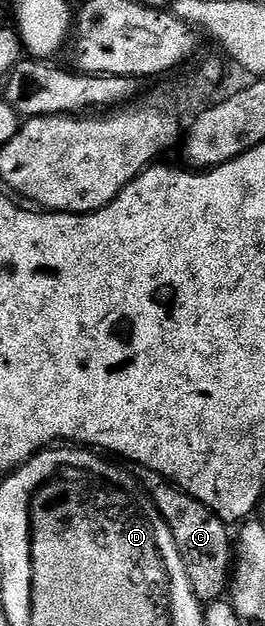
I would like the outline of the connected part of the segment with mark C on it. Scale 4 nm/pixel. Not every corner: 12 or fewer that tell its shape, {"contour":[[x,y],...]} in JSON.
{"contour":[[150,469],[138,482],[172,531],[201,604],[225,598],[229,524]]}

